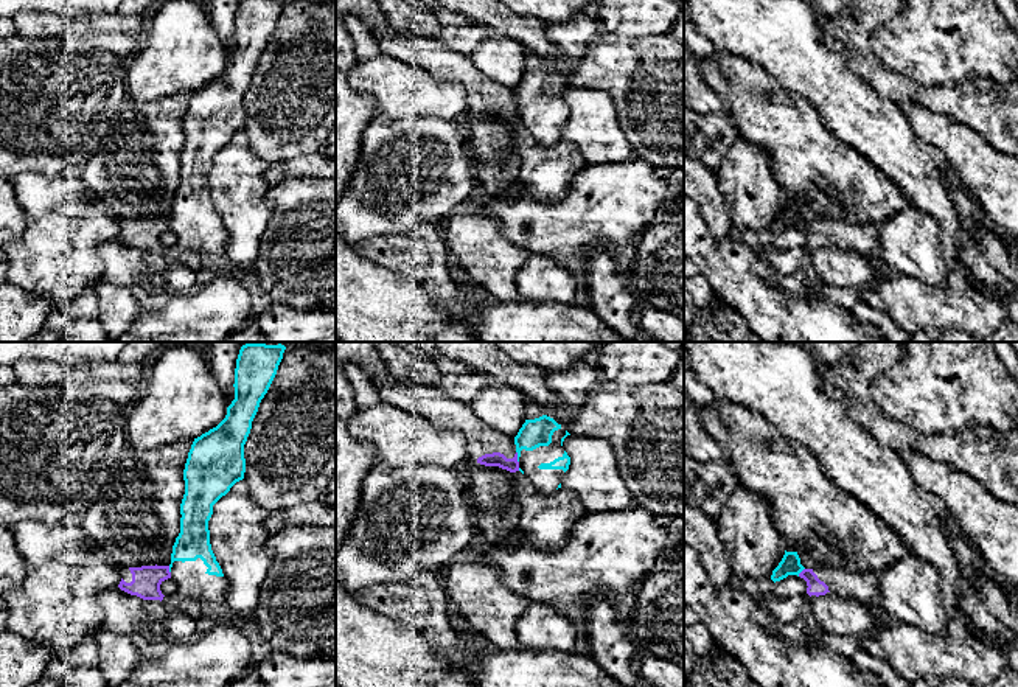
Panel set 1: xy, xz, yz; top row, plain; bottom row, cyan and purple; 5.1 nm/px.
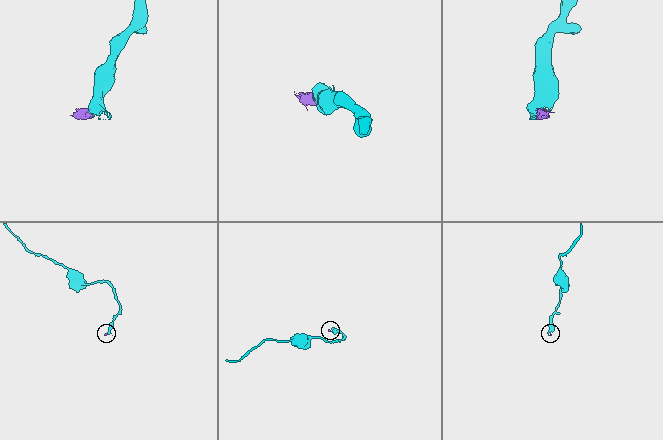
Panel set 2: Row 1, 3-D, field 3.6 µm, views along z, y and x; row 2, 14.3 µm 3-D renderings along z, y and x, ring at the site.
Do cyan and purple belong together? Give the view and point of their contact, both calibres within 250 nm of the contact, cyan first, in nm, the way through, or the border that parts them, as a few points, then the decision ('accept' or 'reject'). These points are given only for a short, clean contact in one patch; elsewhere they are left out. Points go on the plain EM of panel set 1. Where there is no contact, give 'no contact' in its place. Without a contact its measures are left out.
xz (518, 109) | 150/80 nm | along xz (516, 103), (518, 114) | reject

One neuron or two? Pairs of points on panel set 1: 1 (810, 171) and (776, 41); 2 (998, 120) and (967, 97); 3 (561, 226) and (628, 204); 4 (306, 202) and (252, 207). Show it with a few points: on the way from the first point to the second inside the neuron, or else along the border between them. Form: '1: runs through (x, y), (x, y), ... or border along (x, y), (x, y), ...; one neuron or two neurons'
1: border along (762, 69), (784, 89), (799, 94), (819, 114); two neurons
2: runs through (990, 112), (983, 104), (975, 103); one neuron
3: runs through (578, 224), (599, 215), (611, 204); one neuron
4: border along (269, 187), (266, 226); two neurons

